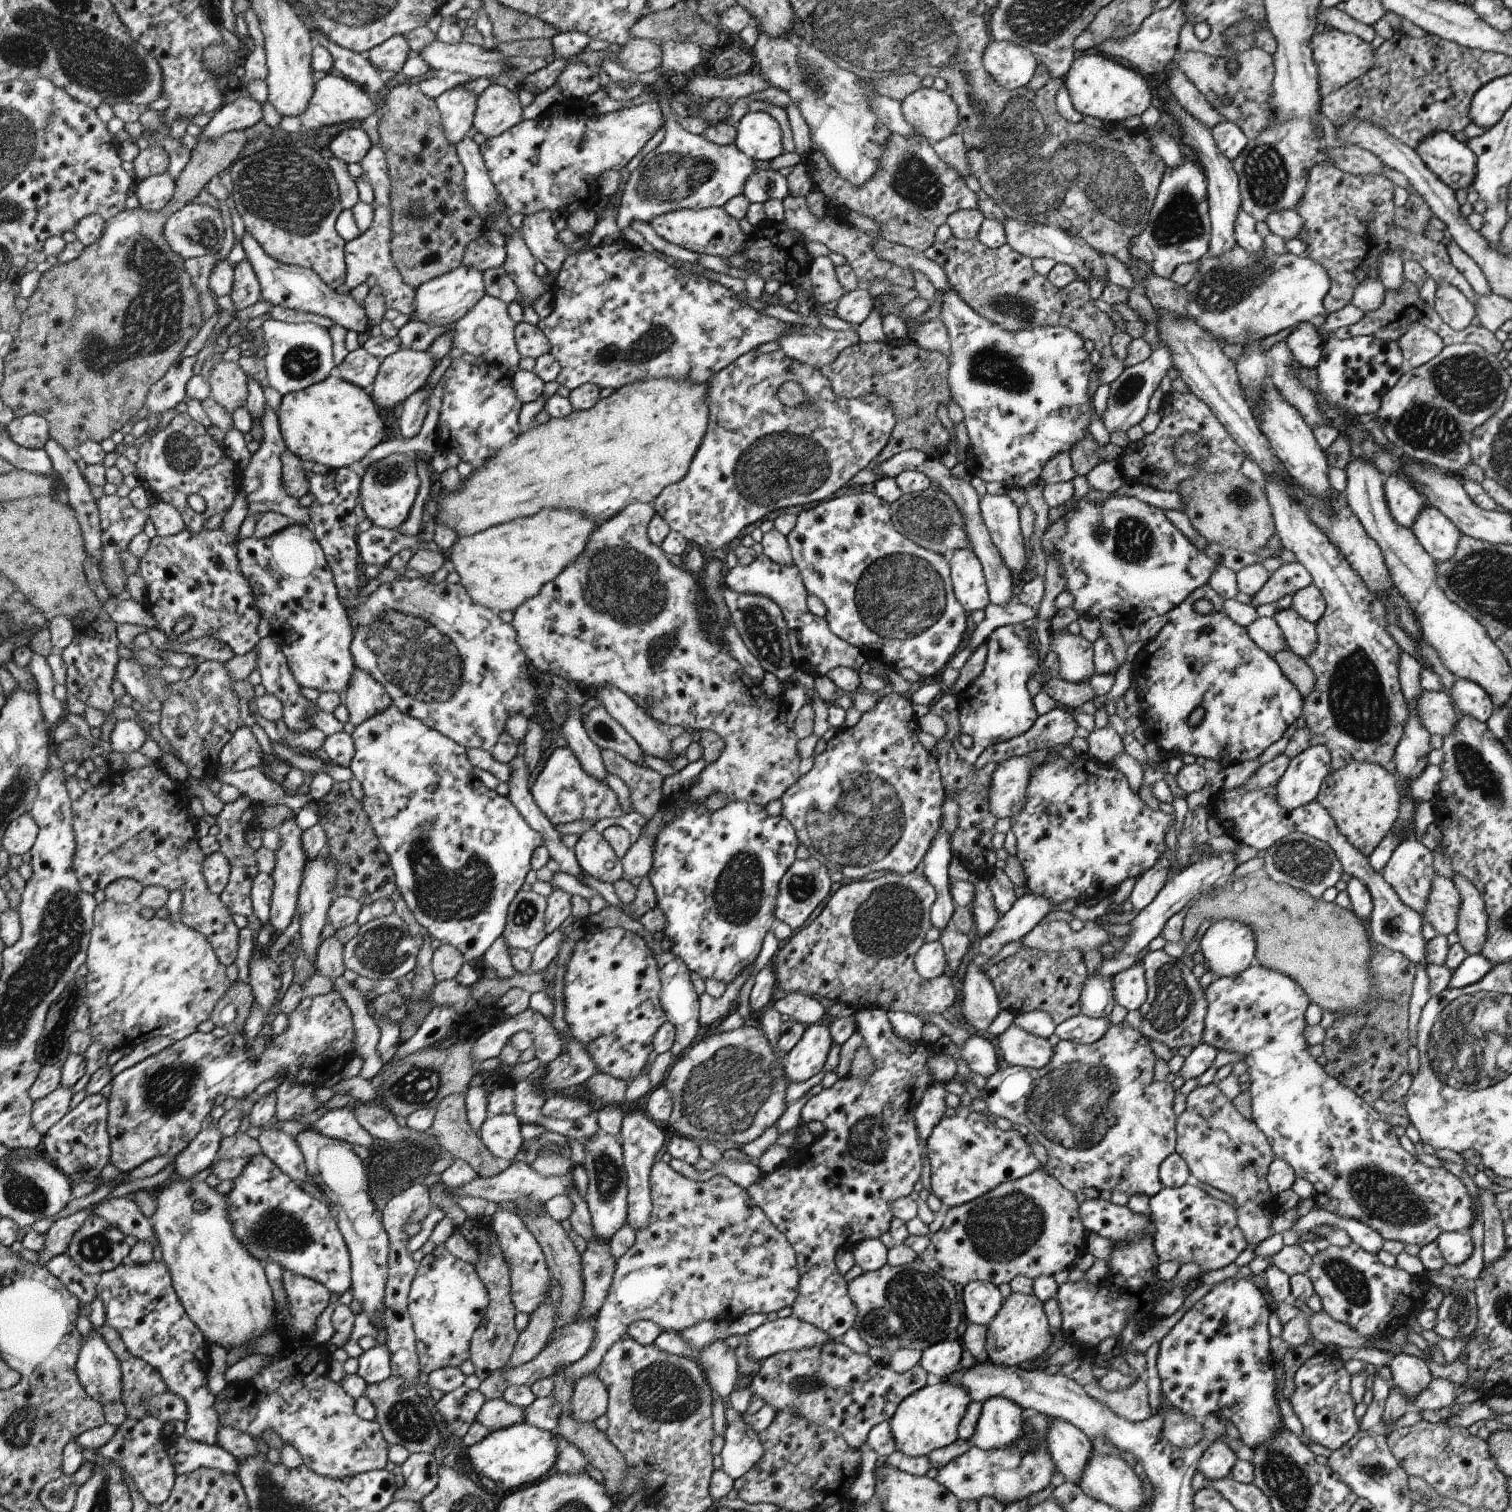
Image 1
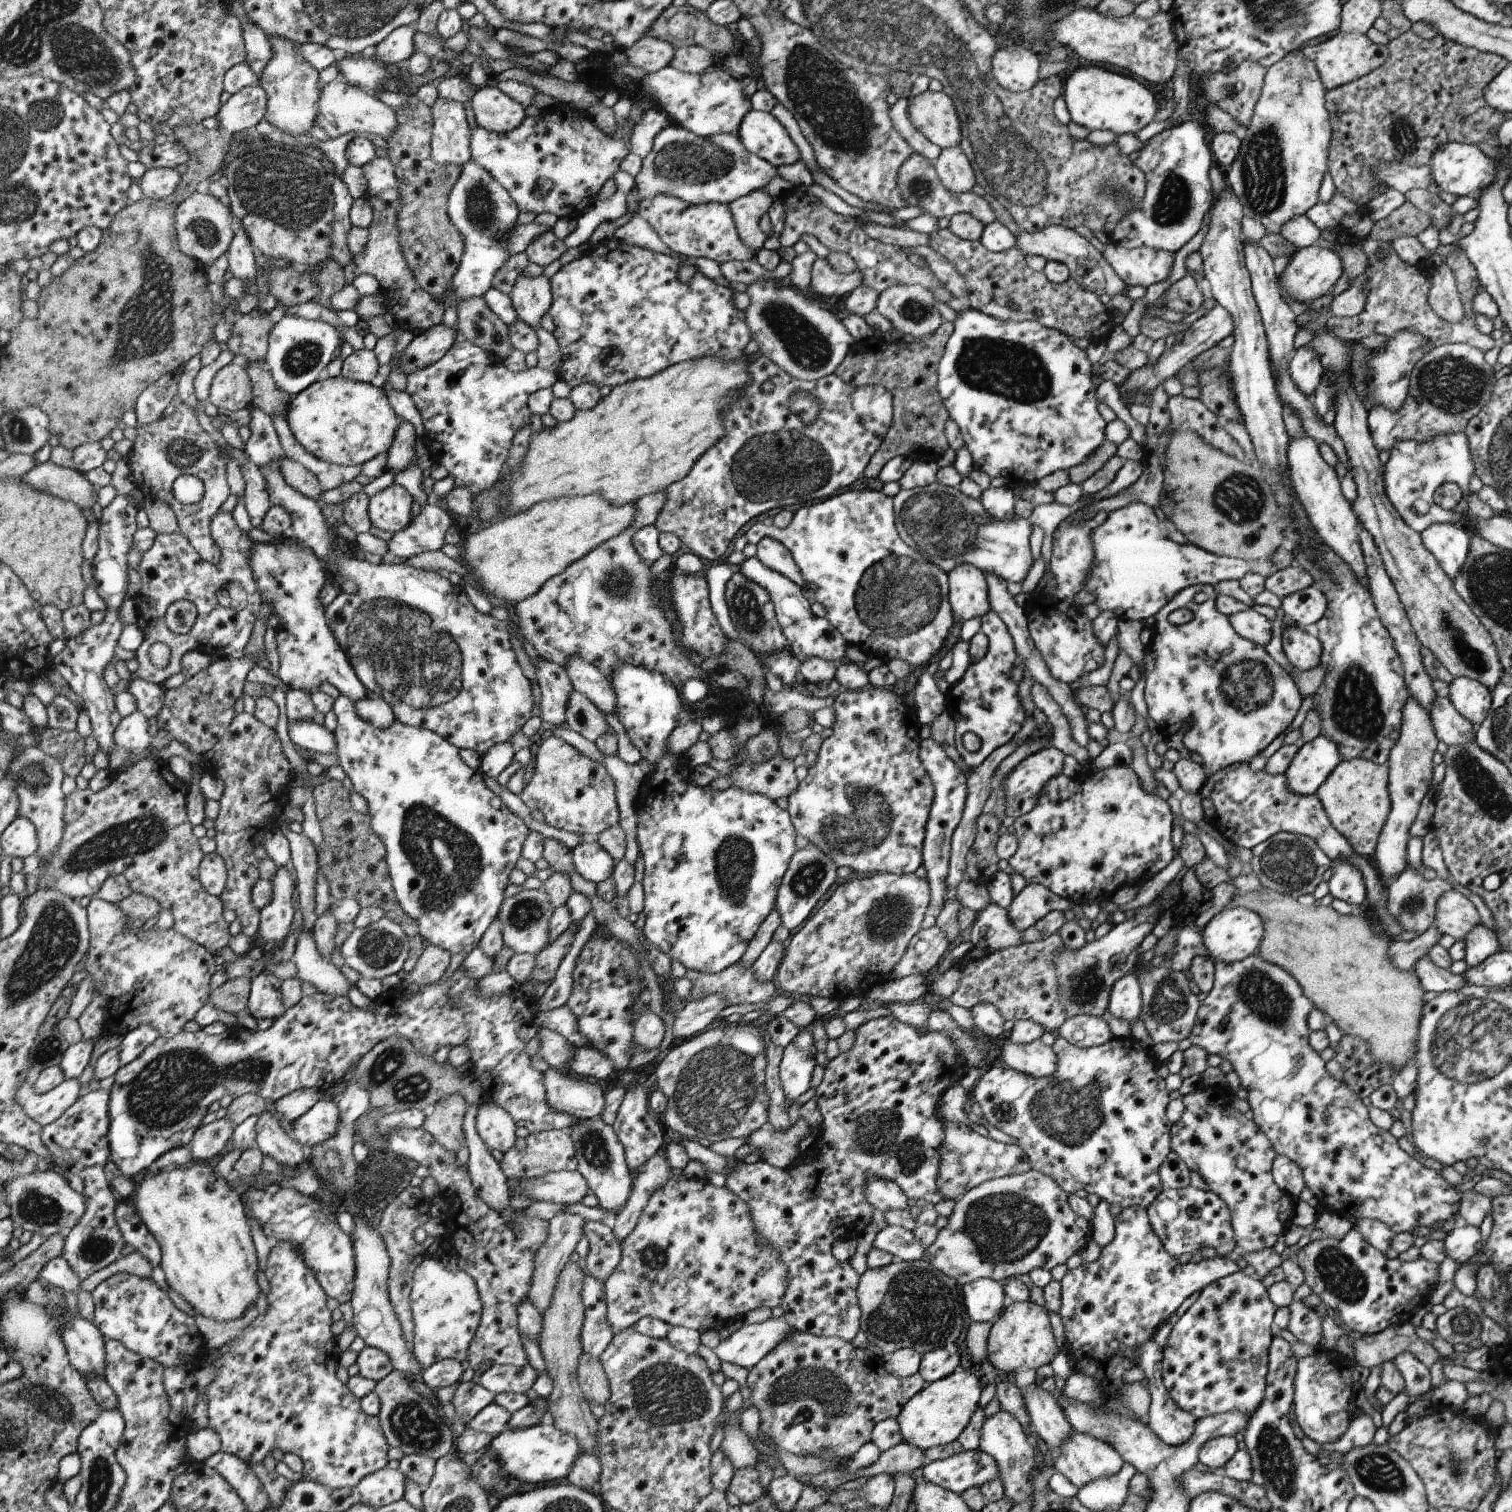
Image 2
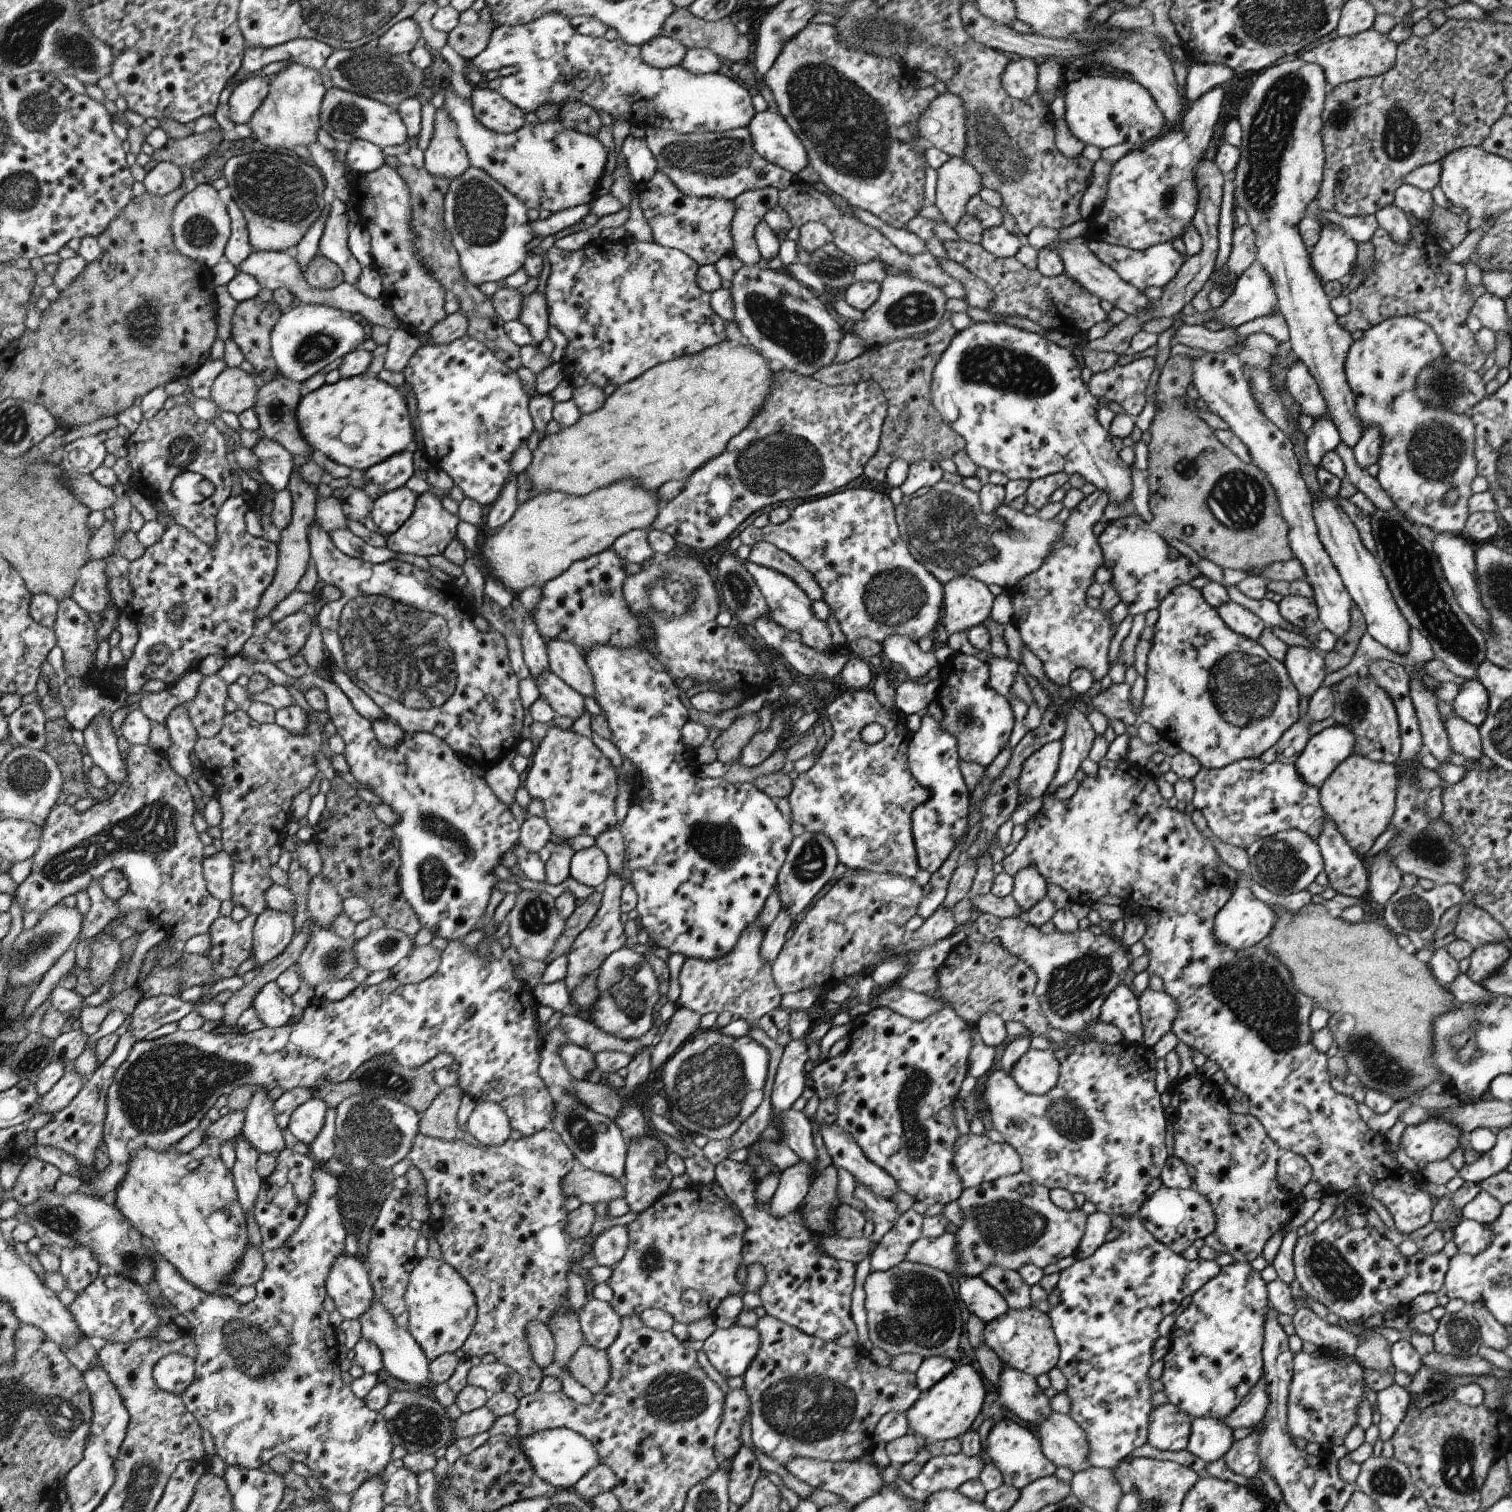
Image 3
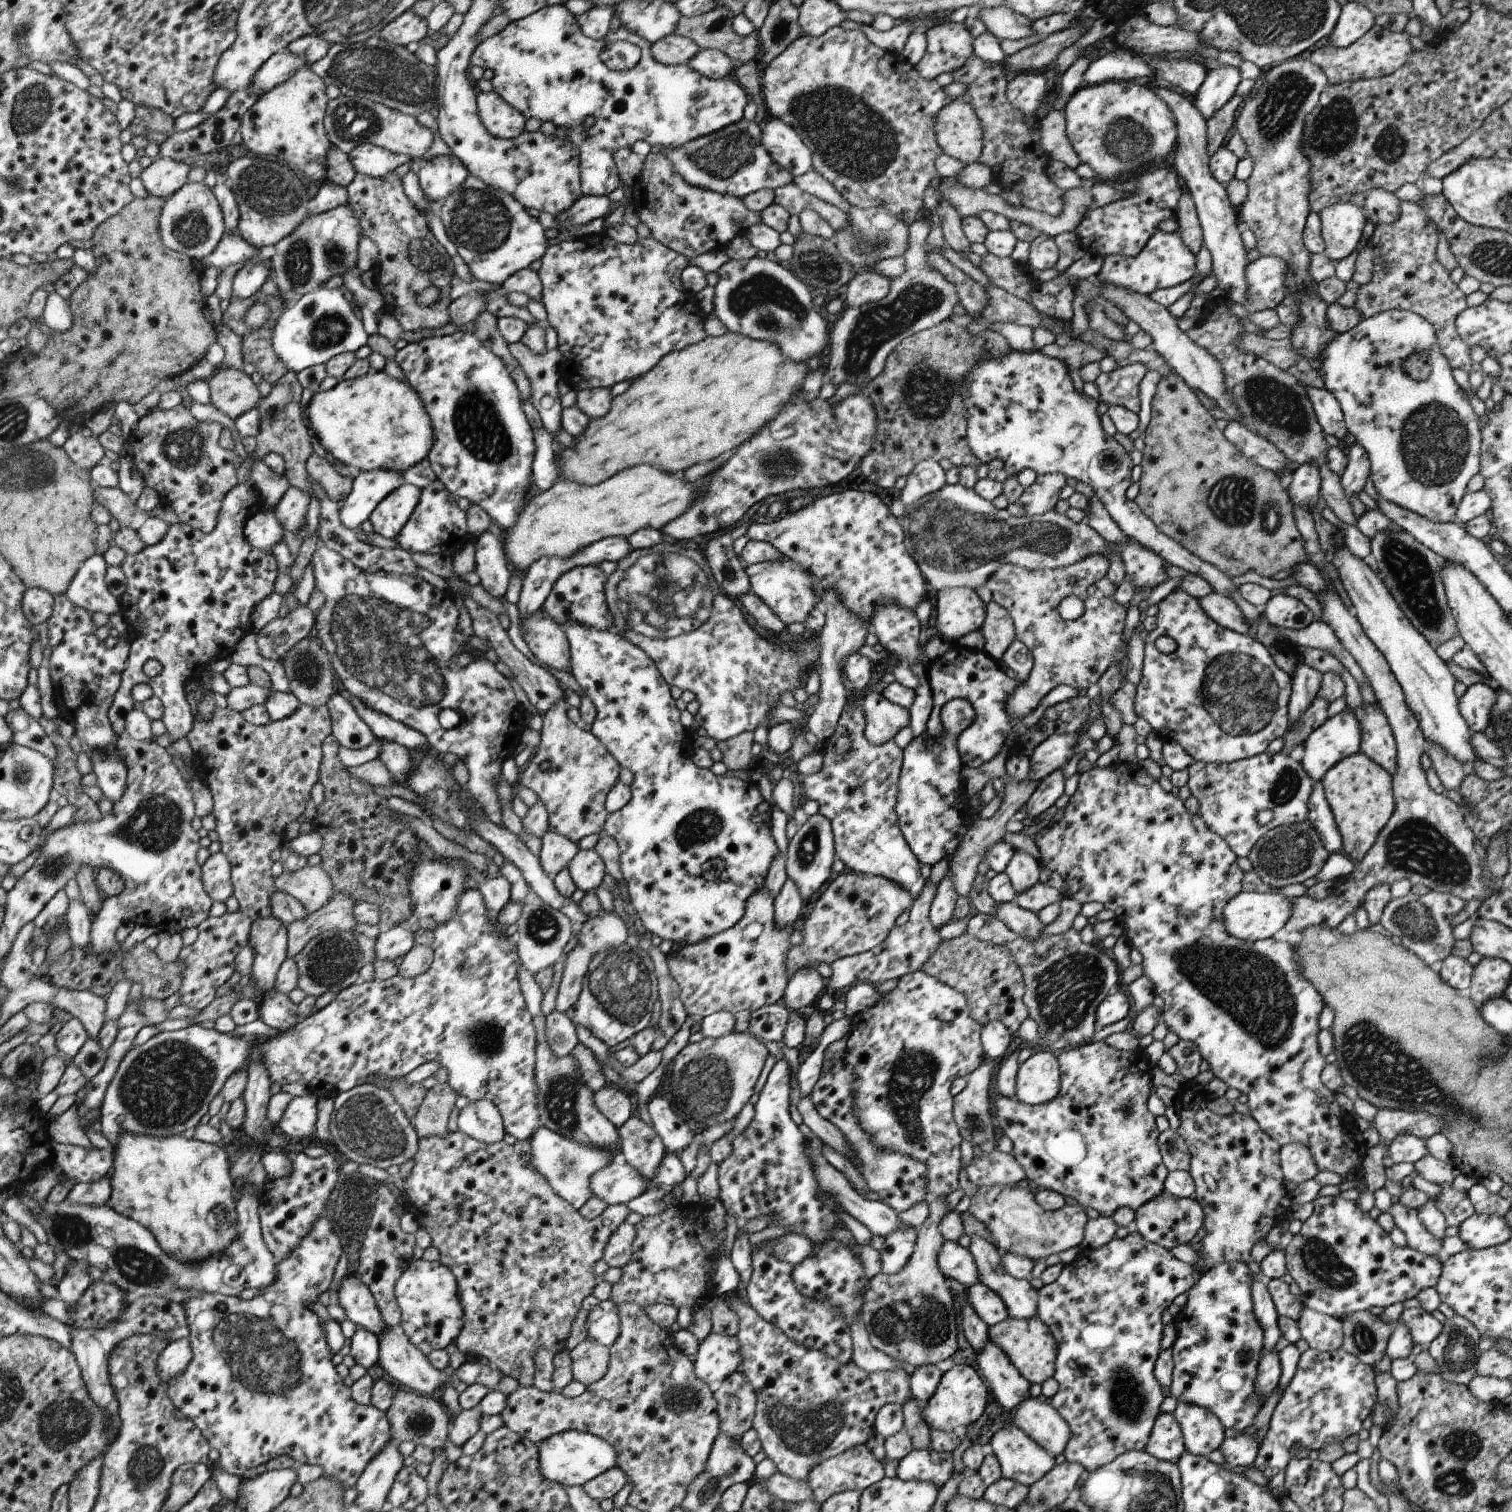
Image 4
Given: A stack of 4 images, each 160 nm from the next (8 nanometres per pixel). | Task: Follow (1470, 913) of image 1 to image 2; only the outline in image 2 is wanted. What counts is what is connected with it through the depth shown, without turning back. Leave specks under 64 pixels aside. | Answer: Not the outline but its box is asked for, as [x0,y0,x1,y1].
[1465,923,1500,968]

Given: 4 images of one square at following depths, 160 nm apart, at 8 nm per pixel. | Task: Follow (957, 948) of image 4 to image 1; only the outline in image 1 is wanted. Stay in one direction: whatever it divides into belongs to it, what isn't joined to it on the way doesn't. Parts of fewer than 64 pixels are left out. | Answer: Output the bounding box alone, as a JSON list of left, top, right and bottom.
[984,947,1088,1025]

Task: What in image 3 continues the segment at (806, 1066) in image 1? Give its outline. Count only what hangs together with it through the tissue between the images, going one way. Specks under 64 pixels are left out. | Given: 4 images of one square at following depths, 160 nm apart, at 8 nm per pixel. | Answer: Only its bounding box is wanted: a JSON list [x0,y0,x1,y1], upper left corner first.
[759,1039,808,1140]

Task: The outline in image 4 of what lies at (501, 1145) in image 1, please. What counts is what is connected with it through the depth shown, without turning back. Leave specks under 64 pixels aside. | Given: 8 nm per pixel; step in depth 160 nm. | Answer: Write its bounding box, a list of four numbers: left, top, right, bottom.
[458,1100,506,1144]

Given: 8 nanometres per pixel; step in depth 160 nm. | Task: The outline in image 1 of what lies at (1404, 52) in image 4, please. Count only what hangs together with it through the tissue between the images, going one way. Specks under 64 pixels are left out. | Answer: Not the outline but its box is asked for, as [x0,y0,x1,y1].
[1310,29,1376,98]

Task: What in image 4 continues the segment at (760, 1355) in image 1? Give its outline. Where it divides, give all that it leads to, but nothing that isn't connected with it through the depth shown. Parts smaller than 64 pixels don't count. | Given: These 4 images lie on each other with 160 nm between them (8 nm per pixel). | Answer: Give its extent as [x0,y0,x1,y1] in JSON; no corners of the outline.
[693,1332,743,1383]

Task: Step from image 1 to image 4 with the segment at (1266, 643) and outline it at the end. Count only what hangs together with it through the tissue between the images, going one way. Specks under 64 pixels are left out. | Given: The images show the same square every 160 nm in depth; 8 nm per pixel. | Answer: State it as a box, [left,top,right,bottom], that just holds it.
[1199,591,1251,635]

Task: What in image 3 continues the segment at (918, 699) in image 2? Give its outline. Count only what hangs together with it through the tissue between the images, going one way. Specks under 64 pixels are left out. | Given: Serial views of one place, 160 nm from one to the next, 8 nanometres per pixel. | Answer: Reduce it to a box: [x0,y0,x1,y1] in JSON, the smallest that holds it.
[882,635,969,873]

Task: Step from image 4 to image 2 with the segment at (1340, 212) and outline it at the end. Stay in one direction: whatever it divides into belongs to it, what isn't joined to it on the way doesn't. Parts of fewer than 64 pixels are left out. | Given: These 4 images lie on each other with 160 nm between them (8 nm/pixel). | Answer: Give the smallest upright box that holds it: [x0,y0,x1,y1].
[1277,245,1343,306]

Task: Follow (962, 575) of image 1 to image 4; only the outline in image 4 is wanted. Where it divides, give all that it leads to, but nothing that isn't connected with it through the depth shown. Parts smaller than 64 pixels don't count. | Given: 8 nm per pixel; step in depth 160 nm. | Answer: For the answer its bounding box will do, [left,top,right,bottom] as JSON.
[933,587,987,645]

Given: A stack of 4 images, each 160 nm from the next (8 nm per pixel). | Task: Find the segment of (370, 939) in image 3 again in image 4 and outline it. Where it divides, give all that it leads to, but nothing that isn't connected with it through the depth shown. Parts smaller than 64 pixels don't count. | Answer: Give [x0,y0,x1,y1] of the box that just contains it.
[375,925,415,961]

